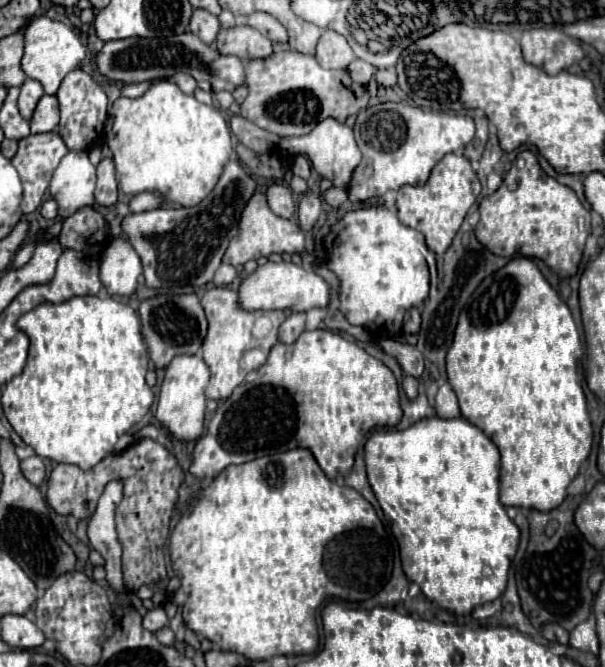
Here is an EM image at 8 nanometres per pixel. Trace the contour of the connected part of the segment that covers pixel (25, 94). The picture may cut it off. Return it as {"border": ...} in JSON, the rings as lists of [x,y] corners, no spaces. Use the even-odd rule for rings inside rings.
{"border":[[[26,78],[24,84],[20,86],[20,98],[18,98],[18,108],[20,108],[20,114],[30,120],[32,118],[32,112],[38,104],[38,100],[44,96],[44,88],[42,84],[38,84],[38,80],[30,80]]]}

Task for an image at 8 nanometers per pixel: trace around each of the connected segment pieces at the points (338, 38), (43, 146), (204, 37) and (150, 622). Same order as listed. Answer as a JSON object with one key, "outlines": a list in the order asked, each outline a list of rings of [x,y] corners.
{"outlines":[[[[332,30],[322,32],[316,46],[316,60],[322,64],[322,68],[346,68],[354,58],[352,48],[342,34]]],[[[46,132],[46,134],[30,134],[26,138],[22,138],[18,142],[18,152],[14,154],[12,158],[12,166],[18,170],[20,174],[20,180],[22,180],[22,188],[24,188],[24,194],[22,194],[22,212],[28,214],[28,212],[34,212],[40,204],[42,204],[42,198],[44,198],[44,192],[50,184],[50,178],[54,174],[54,170],[58,168],[60,160],[68,154],[68,148],[64,144],[64,140],[60,138],[58,132]]],[[[196,8],[192,12],[192,18],[190,18],[190,32],[196,34],[202,42],[212,44],[216,40],[218,32],[220,32],[220,22],[210,12],[206,12],[202,8]]],[[[152,608],[146,616],[144,616],[144,628],[150,632],[162,630],[168,624],[168,616],[164,612],[164,608]]]]}

